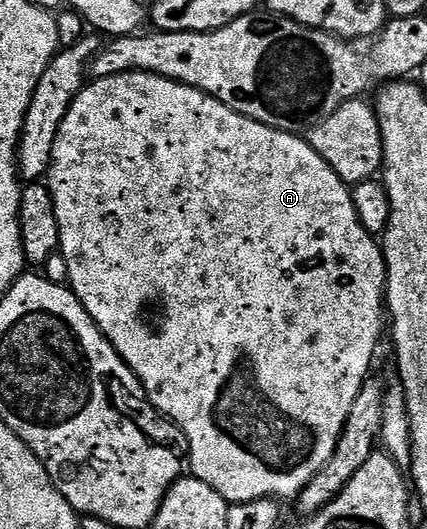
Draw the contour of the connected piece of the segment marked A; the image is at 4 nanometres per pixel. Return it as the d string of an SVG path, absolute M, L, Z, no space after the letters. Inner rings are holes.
M126 72L126 73L125 73L125 74L119 74L119 75L118 75L118 76L106 76L106 77L105 77L105 78L98 78L98 79L95 79L95 80L92 80L92 81L89 81L89 82L88 82L88 83L87 83L87 85L85 85L85 87L84 87L84 89L83 89L83 90L81 90L81 91L80 91L80 95L79 95L79 96L78 96L78 97L77 97L77 98L76 98L76 99L75 99L75 100L74 100L74 104L70 104L70 112L66 112L66 120L62 120L62 128L58 128L58 136L57 136L57 137L56 137L56 139L55 139L55 140L54 140L54 148L53 148L53 149L52 149L52 162L51 162L51 164L50 164L50 165L49 165L49 166L48 166L48 173L47 173L47 175L46 175L46 185L47 185L47 187L48 187L48 190L49 190L49 191L50 191L50 193L52 193L52 196L53 196L53 204L54 204L54 213L55 213L55 215L56 215L56 217L57 217L57 222L58 222L58 232L59 232L59 233L60 233L60 246L59 246L59 253L60 253L60 254L61 254L61 255L63 255L63 254L64 254L64 266L65 266L65 268L66 268L66 269L68 269L68 279L66 279L66 282L67 282L67 285L68 285L68 286L69 286L69 287L70 287L70 289L72 289L72 290L73 290L73 291L74 291L74 292L75 292L75 294L76 294L76 295L77 295L77 296L78 296L78 300L79 300L79 301L80 301L80 302L81 302L81 303L82 303L82 305L84 305L84 307L85 307L85 308L86 308L86 312L87 312L87 313L88 313L88 314L89 314L89 316L90 316L90 317L92 317L92 319L94 319L94 320L95 320L95 321L96 321L96 323L97 323L97 324L98 324L98 328L99 328L99 329L100 329L100 331L101 331L101 332L103 332L103 334L104 334L104 335L105 335L105 336L107 336L107 338L108 338L108 339L109 339L109 340L110 340L110 344L111 344L111 345L112 345L112 346L113 346L113 347L114 347L114 349L116 349L116 351L118 351L118 353L120 353L120 355L121 355L121 356L122 356L122 360L123 360L123 361L124 361L124 363L126 363L126 364L127 364L127 365L128 365L128 366L129 366L129 368L130 368L130 369L132 369L132 370L133 370L133 371L134 371L134 372L135 372L135 373L136 373L136 375L137 375L137 376L138 376L138 380L139 380L139 381L140 381L140 382L141 382L141 384L143 384L143 385L144 385L144 393L145 393L145 395L146 395L146 397L147 397L147 399L148 399L148 401L149 401L149 402L151 402L151 403L152 403L152 406L153 406L153 407L154 407L154 408L155 408L155 410L156 410L156 412L157 412L157 415L160 415L160 416L163 416L163 414L165 414L165 416L166 416L166 417L168 417L168 418L169 418L169 420L170 420L170 421L172 421L172 422L173 422L173 424L174 424L174 425L176 425L176 426L177 426L177 428L178 428L178 429L180 429L180 430L181 430L181 432L182 432L182 433L184 433L184 434L185 434L185 436L186 436L186 437L188 437L188 450L189 450L189 452L190 452L190 453L192 453L192 470L191 470L191 473L192 473L192 474L193 474L193 475L194 475L194 477L196 477L196 478L197 478L197 479L198 479L198 480L202 480L202 481L203 481L203 482L205 482L205 483L206 483L206 484L210 484L210 488L214 488L214 492L218 492L218 493L219 493L219 494L220 494L220 495L221 495L221 496L223 496L223 498L225 498L225 499L226 499L226 501L227 501L227 502L228 502L228 503L230 503L230 504L235 504L235 503L238 503L238 502L254 502L254 501L256 501L256 500L258 500L258 499L259 499L259 498L270 498L270 499L273 499L273 500L285 500L285 499L284 499L284 498L289 498L289 500L292 500L292 499L295 499L295 498L296 498L296 497L297 497L297 496L298 496L298 495L299 495L299 494L300 494L300 493L301 493L301 492L303 492L303 490L304 490L304 489L305 489L305 488L306 488L306 484L310 484L310 480L314 480L314 476L318 476L318 472L319 472L319 471L320 471L320 470L323 470L323 469L324 469L324 467L325 467L325 466L327 466L327 465L328 465L328 462L329 462L329 460L330 460L330 459L332 459L332 457L333 457L333 456L334 456L334 452L335 452L335 451L336 451L336 449L337 449L337 448L338 448L338 442L339 442L339 440L340 440L340 437L341 437L341 436L342 436L342 434L343 434L343 432L344 432L344 429L345 429L345 428L346 428L346 420L347 420L347 419L348 419L348 417L349 417L349 416L350 416L350 412L351 412L351 411L352 411L352 409L353 409L353 408L354 408L354 400L358 400L358 392L362 392L362 388L363 388L363 387L364 387L364 384L365 384L365 382L367 382L367 381L369 381L369 378L370 378L370 375L371 375L371 374L368 374L368 373L370 373L370 372L371 372L371 370L372 370L372 361L374 361L374 360L375 360L375 358L376 358L376 345L378 345L378 344L379 344L379 342L380 342L380 337L382 337L382 336L383 336L383 334L384 334L384 337L385 337L385 334L386 334L386 291L387 291L387 288L388 288L388 269L387 269L387 268L386 268L386 264L385 264L385 263L384 263L384 252L383 252L383 249L382 249L382 246L381 246L381 243L380 243L380 242L379 242L379 241L377 241L377 239L376 239L376 238L375 238L375 237L374 237L374 236L373 236L373 234L371 234L371 233L370 233L370 232L366 232L366 228L364 228L364 227L363 227L363 226L362 226L362 220L358 220L358 212L357 212L357 211L356 211L356 209L355 209L355 208L354 208L354 202L353 202L353 200L352 200L352 192L351 192L351 189L350 189L350 187L349 187L349 185L348 185L348 183L346 183L346 182L343 182L343 180L342 180L342 179L340 179L340 177L339 177L339 176L338 176L338 172L334 172L334 168L330 168L330 164L326 164L326 160L322 160L322 156L318 156L318 152L314 152L314 148L313 148L313 147L312 147L312 146L311 146L311 145L310 145L310 144L309 144L309 143L308 143L308 141L306 141L306 140L305 140L305 139L304 139L304 138L303 138L303 137L300 137L300 136L297 136L297 135L295 135L295 134L287 134L287 133L286 133L286 132L282 132L282 131L281 131L281 130L275 130L275 129L274 129L274 128L270 128L270 127L269 127L269 126L267 126L267 125L266 125L266 124L258 124L258 123L257 123L257 122L255 122L255 121L254 121L254 120L250 120L250 119L249 119L249 118L247 118L247 117L246 117L246 116L242 116L242 115L241 115L241 114L239 114L239 113L238 113L238 112L234 112L234 111L233 111L233 110L231 110L231 109L230 109L230 108L226 108L226 104L222 104L222 103L221 103L221 102L220 102L220 101L218 101L218 99L216 99L216 98L212 98L212 97L211 97L211 96L209 96L209 94L204 94L204 93L202 93L202 91L201 91L201 90L199 90L199 89L198 89L198 88L194 88L194 87L193 87L193 86L187 86L187 85L186 85L186 84L182 84L182 83L181 83L181 82L175 82L175 81L174 81L174 80L170 80L170 79L169 79L169 78L163 78L163 77L162 77L162 76L158 76L158 75L157 75L157 74L147 74L147 73L146 73L146 72Z

